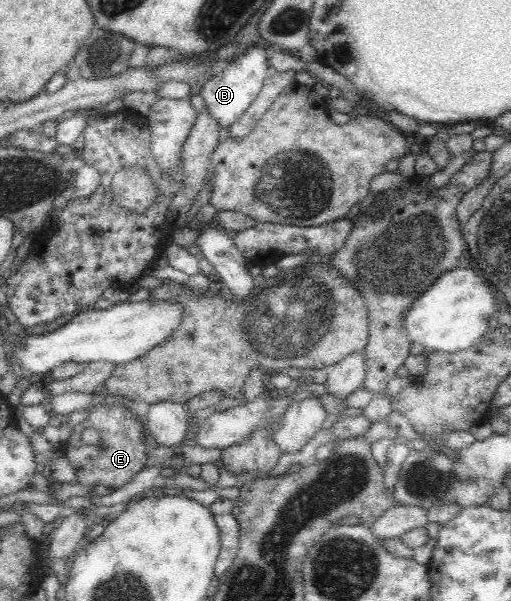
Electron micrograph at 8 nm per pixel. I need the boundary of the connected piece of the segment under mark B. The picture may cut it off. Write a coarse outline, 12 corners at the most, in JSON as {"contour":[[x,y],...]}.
{"contour":[[265,47],[249,48],[199,95],[229,130],[260,93]]}

